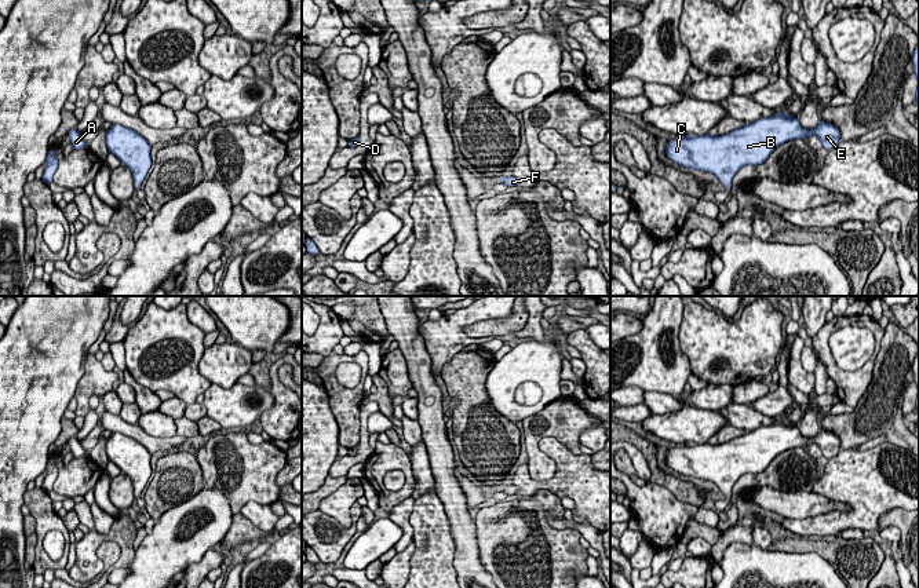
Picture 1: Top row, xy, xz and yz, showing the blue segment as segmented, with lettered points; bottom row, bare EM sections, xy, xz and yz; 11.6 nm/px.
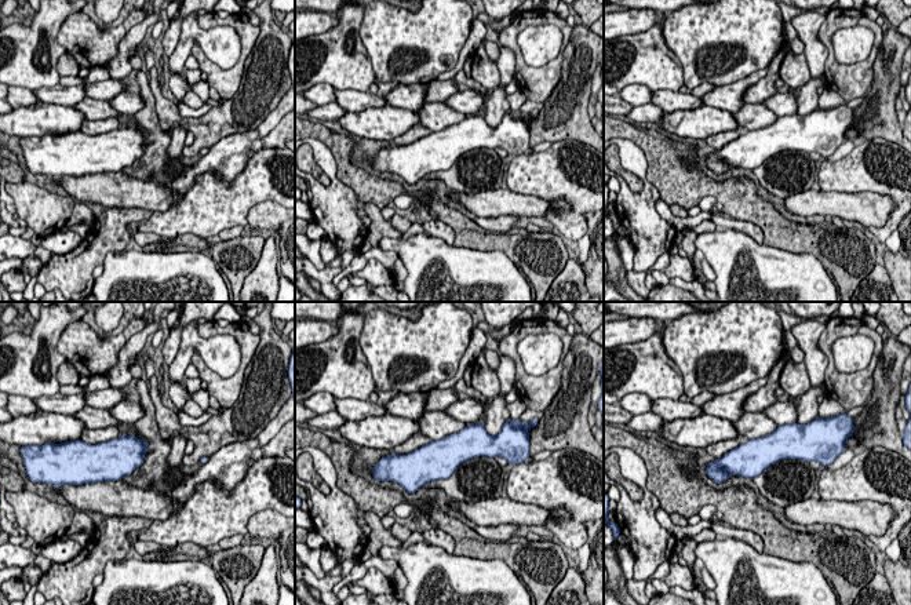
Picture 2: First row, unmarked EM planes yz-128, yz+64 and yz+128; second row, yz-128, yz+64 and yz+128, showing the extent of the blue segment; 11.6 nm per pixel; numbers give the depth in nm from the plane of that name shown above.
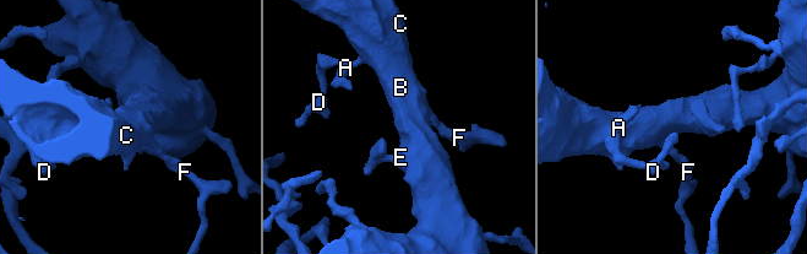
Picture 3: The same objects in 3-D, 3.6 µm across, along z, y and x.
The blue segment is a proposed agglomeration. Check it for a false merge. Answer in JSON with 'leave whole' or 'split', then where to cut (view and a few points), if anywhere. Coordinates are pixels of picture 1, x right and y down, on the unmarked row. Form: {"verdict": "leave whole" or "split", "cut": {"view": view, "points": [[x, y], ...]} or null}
{"verdict": "leave whole", "cut": null}

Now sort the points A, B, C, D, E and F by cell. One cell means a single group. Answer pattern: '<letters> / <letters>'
A B C D E F

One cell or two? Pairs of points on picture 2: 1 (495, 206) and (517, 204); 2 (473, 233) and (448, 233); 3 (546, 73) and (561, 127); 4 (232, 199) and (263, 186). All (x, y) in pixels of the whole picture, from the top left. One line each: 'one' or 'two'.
1: one
2: two
3: two
4: one

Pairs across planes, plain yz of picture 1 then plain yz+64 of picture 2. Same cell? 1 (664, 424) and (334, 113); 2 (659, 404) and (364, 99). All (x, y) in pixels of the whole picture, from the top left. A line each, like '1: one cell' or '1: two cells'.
1: two cells
2: one cell

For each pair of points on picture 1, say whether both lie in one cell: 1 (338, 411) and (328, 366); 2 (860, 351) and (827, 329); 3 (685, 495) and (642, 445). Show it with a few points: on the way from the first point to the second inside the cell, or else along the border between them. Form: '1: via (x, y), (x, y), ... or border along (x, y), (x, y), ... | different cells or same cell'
1: via (338, 400), (338, 394), (328, 378) | same cell
2: border along (864, 327), (842, 327), (830, 336), (837, 365) | different cells
3: via (671, 484), (653, 468), (651, 459) | same cell

